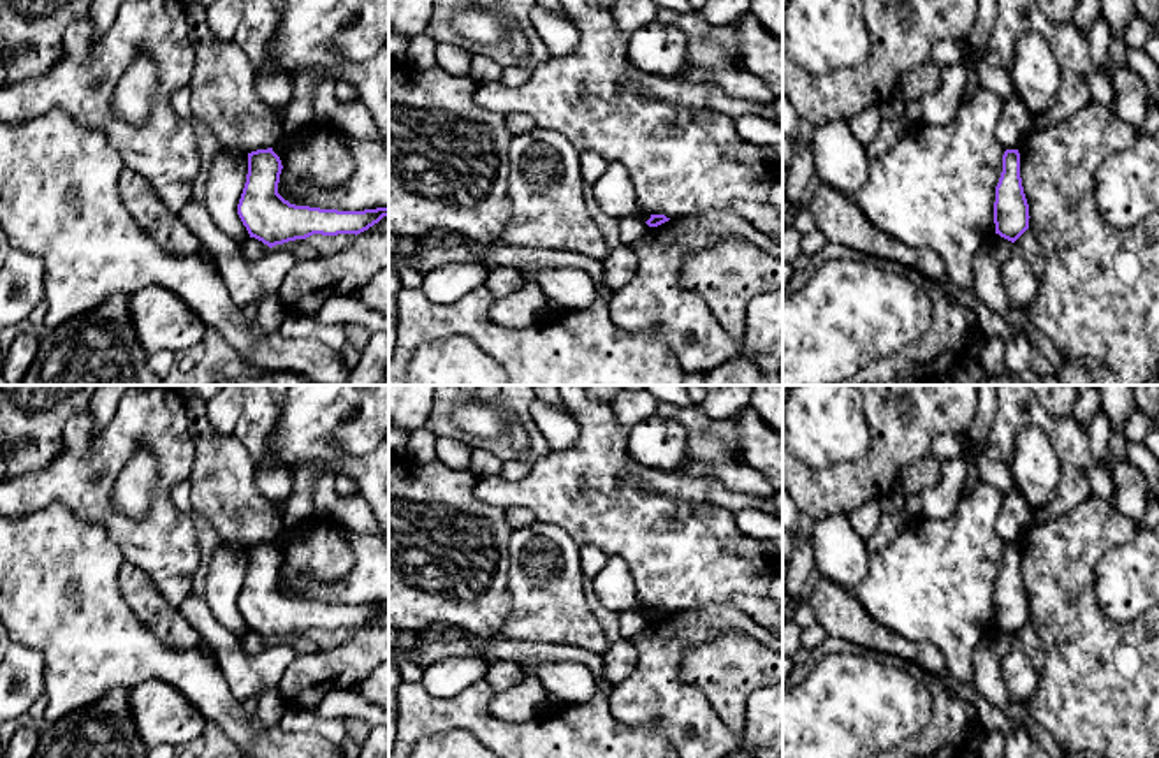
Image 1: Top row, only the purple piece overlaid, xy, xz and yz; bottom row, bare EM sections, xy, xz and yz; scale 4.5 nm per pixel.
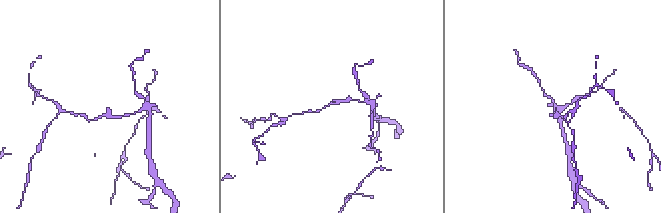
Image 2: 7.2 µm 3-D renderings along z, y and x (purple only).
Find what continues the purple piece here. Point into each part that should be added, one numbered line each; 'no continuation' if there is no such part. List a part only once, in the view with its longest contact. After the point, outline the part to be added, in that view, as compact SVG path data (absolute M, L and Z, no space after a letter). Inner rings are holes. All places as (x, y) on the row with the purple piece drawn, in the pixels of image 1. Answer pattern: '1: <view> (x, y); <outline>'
no continuation

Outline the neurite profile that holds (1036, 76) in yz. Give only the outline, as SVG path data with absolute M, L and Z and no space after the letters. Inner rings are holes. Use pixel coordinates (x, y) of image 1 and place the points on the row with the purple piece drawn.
M1039 33L1020 35L1013 62L1006 67L1031 116L1045 116L1053 106L1062 76L1048 42Z

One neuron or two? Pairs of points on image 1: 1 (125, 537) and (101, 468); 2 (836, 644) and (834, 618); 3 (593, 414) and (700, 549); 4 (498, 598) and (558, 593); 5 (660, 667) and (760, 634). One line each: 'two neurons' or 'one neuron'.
1: one neuron
2: two neurons
3: one neuron
4: two neurons
5: one neuron

